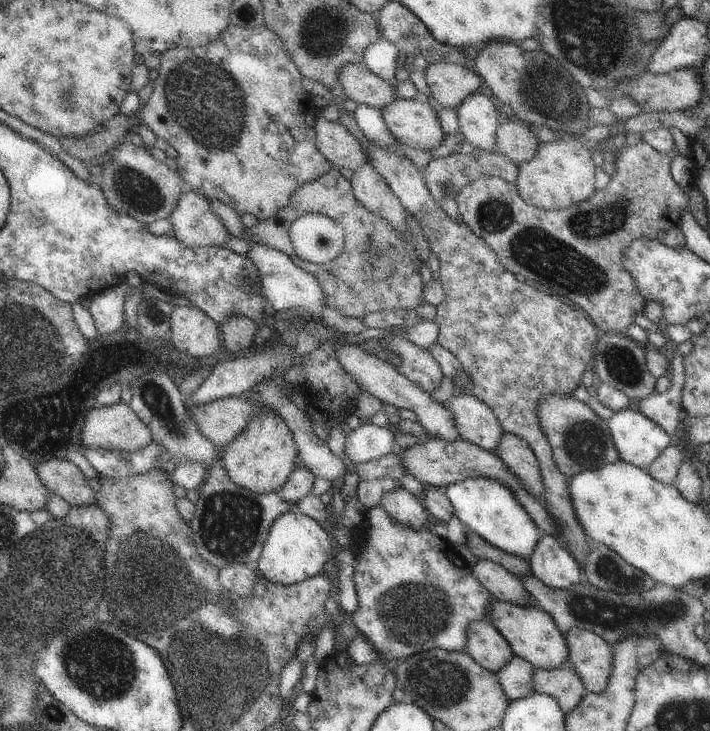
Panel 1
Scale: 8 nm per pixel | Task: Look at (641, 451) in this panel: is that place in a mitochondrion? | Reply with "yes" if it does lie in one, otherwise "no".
no

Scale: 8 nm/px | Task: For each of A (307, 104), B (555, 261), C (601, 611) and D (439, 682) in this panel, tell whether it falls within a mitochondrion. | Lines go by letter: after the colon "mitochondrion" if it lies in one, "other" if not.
A: other
B: mitochondrion
C: mitochondrion
D: mitochondrion

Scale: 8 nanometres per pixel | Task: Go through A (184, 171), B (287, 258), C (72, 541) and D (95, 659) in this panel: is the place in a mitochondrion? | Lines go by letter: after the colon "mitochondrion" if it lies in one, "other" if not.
A: other
B: other
C: mitochondrion
D: mitochondrion

